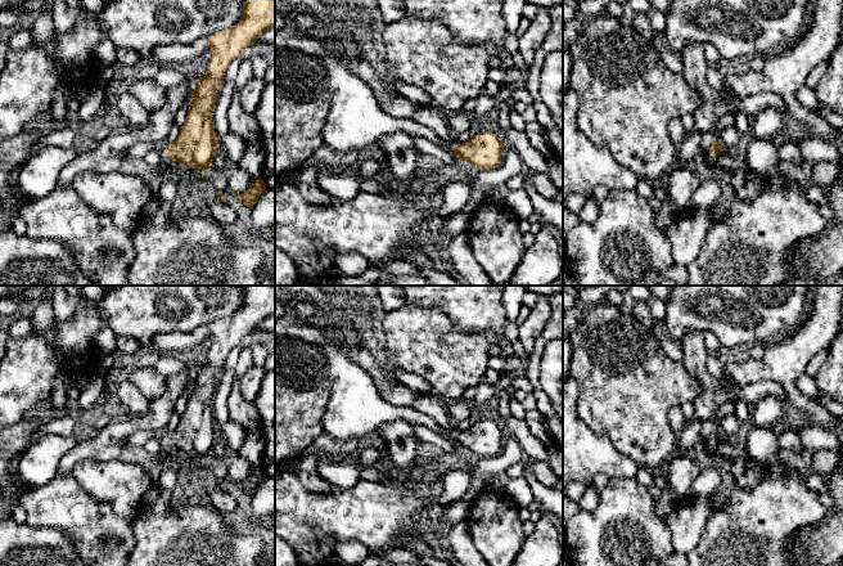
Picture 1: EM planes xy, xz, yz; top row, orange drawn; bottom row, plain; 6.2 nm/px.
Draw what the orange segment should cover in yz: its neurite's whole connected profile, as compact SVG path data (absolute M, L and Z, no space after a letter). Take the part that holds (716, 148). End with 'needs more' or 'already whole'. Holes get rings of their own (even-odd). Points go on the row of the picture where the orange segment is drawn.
M716 140L712 147L709 148L709 151L707 152L707 154L704 157L700 158L702 165L705 166L705 163L708 162L712 167L714 165L714 160L717 158L717 156L723 152L721 144Z; needs more

